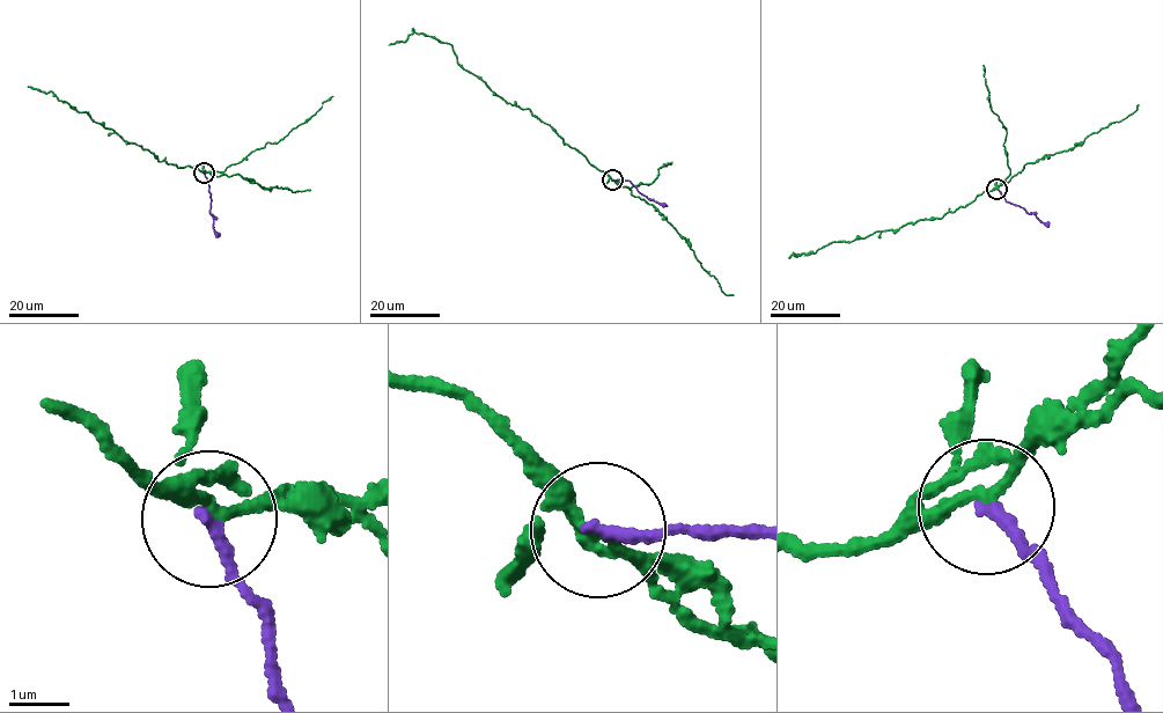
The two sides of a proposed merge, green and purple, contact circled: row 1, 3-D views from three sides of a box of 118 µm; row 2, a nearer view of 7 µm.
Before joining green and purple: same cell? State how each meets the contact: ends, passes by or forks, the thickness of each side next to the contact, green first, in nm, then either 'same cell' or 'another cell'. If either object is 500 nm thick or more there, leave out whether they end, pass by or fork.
green forks | purple ends | 120/200 nm | another cell

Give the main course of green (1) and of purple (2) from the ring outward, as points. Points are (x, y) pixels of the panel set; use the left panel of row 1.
1: (204, 173), (159, 161), (93, 120), (88, 111), (28, 86)
2: (204, 173), (213, 225), (220, 236)

